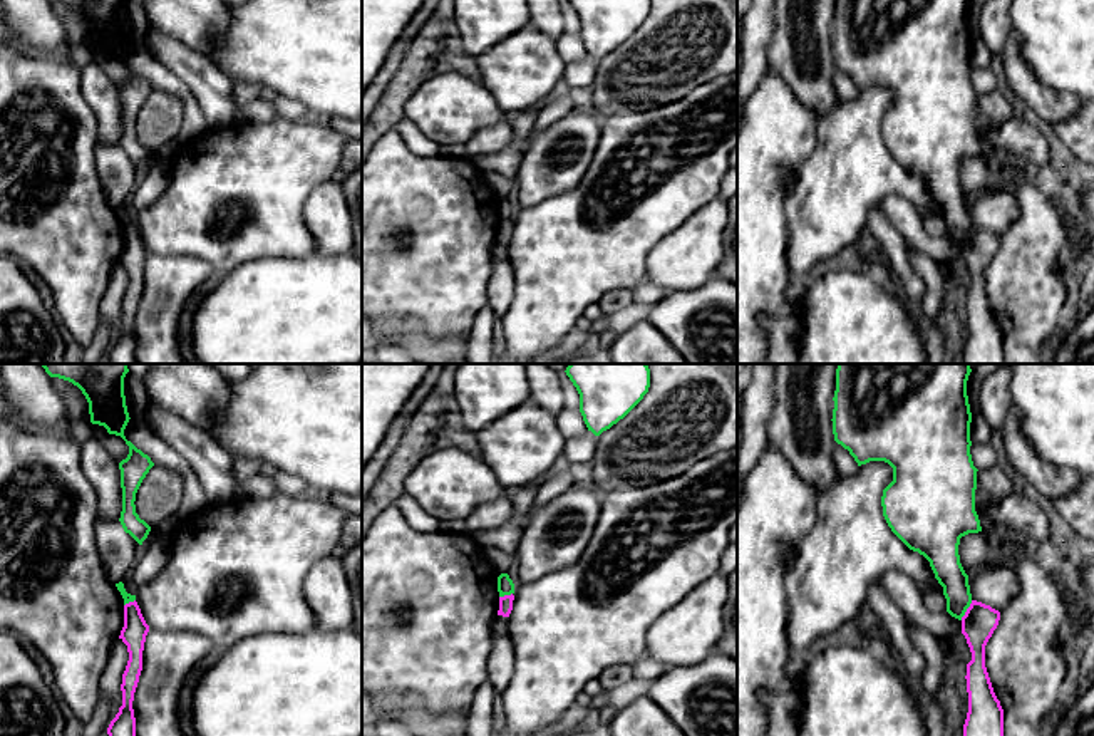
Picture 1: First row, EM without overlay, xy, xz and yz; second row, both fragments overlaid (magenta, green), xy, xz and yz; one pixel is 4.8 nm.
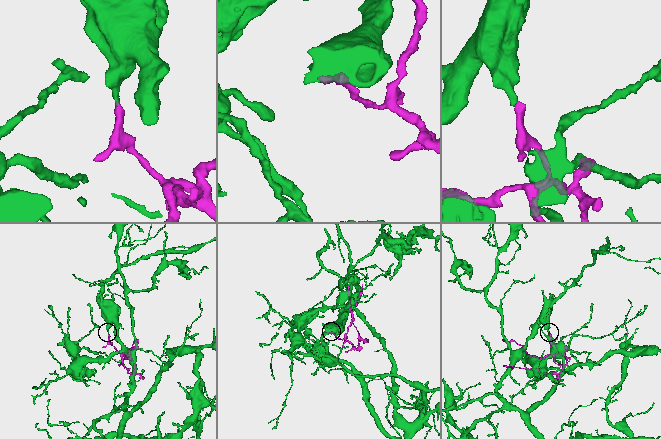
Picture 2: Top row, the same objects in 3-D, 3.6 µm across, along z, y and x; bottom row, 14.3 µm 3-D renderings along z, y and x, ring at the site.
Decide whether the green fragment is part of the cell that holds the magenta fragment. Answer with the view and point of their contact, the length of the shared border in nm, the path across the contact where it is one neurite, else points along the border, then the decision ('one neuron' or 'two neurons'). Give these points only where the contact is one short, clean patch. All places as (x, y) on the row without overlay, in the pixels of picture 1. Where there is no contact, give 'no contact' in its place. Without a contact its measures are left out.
meets magenta in yz at (967, 235); contact 110 nm long; border along yz (972, 225), (960, 243); two neurons

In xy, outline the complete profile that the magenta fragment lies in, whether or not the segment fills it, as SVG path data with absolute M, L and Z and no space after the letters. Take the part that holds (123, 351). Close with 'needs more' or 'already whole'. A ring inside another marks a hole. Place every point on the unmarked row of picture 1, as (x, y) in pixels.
M137 226L126 228L124 251L119 263L127 270L129 285L121 308L122 330L107 352L109 364L137 364L132 325L142 295L142 275L147 257L149 250L146 248Z; already whole

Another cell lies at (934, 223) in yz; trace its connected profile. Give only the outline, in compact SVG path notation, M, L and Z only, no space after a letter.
M925 181L923 184L926 188L926 193L931 198L930 205L920 210L921 218L923 218L923 228L930 236L940 238L947 235L947 223L943 220L943 215L940 213L938 205L935 203L930 186Z

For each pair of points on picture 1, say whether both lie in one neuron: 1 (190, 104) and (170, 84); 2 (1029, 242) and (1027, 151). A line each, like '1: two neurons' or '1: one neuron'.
1: one neuron
2: two neurons

